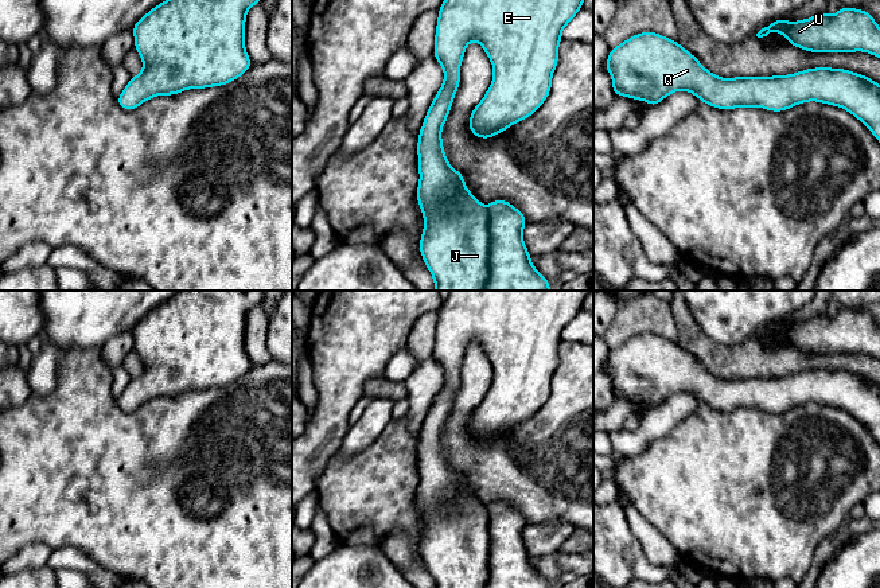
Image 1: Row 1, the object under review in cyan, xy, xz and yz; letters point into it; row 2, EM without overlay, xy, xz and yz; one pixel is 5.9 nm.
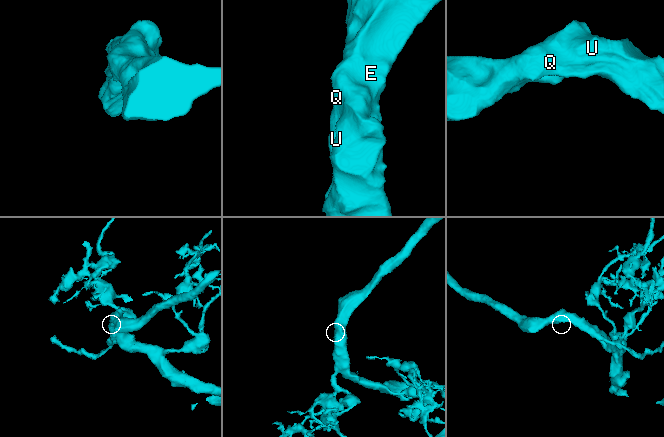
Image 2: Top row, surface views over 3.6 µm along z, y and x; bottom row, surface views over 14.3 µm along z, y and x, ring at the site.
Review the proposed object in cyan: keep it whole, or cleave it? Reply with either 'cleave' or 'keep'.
keep

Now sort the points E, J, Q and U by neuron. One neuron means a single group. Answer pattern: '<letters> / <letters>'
E J Q U

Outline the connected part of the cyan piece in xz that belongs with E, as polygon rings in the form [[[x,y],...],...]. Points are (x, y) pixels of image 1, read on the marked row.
[[[443,0],[435,34],[433,57],[444,70],[444,81],[436,93],[418,132],[417,156],[420,182],[417,202],[424,217],[418,250],[435,280],[435,291],[549,291],[550,284],[531,264],[522,230],[527,225],[523,213],[505,199],[487,207],[464,186],[464,174],[449,166],[441,140],[441,129],[449,116],[460,85],[460,66],[471,40],[478,40],[492,63],[492,82],[482,101],[472,109],[468,128],[478,139],[491,139],[513,124],[534,114],[552,90],[552,75],[558,65],[561,32],[583,8],[584,0]]]

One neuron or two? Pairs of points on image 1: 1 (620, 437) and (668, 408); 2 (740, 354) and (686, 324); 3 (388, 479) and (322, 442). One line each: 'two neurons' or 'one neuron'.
1: one neuron
2: one neuron
3: two neurons

